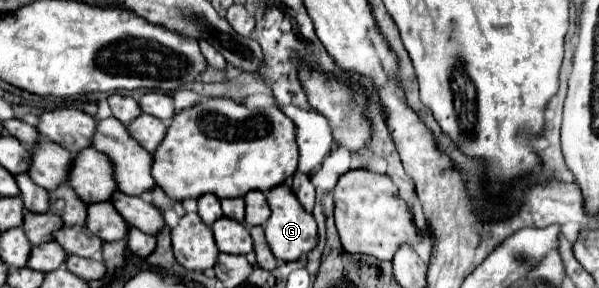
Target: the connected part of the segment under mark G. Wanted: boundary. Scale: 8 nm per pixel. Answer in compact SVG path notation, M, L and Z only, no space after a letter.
M286 185L272 187L266 197L268 197L268 205L272 209L270 219L264 223L268 245L276 259L298 261L304 253L308 253L310 249L316 247L316 237L318 237L316 221L314 221L312 213L304 213L304 207L300 205L300 201L296 201L296 195Z

